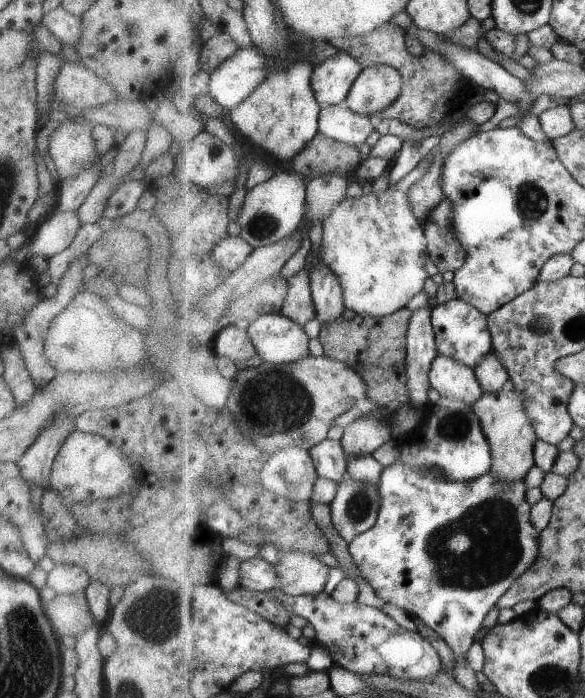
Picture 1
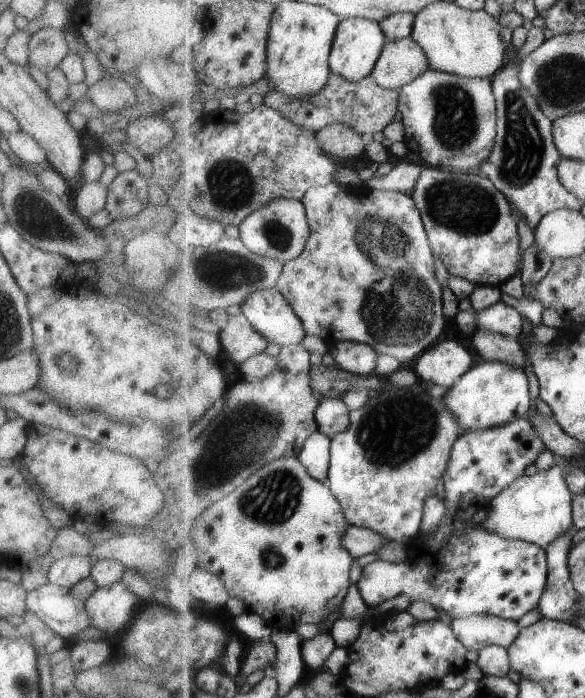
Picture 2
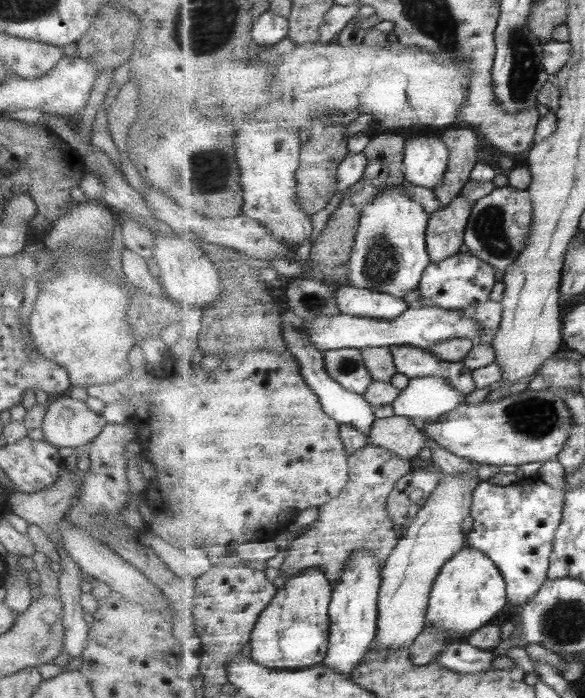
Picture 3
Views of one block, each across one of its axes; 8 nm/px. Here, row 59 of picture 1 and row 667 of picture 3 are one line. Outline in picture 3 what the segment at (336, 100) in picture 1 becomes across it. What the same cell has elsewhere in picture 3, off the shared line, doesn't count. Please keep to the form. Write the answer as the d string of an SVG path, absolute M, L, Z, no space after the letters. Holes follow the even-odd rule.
M358 552L347 561L341 581L335 585L330 604L329 650L323 665L343 673L345 677L353 678L355 667L368 656L369 649L377 638L382 568L383 563L375 554Z

